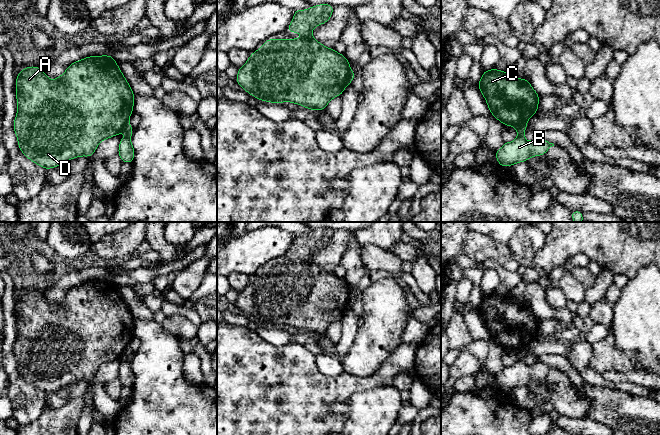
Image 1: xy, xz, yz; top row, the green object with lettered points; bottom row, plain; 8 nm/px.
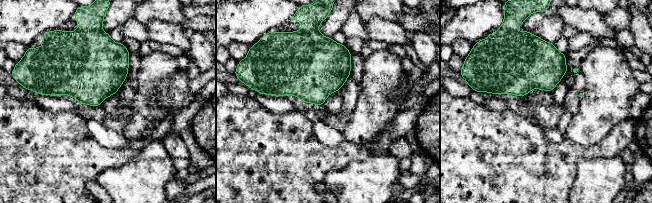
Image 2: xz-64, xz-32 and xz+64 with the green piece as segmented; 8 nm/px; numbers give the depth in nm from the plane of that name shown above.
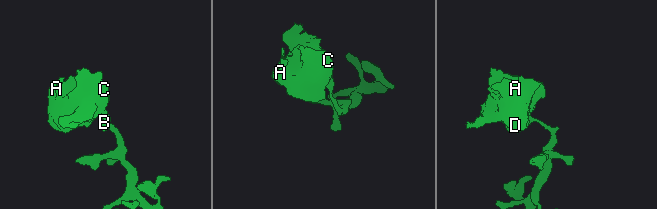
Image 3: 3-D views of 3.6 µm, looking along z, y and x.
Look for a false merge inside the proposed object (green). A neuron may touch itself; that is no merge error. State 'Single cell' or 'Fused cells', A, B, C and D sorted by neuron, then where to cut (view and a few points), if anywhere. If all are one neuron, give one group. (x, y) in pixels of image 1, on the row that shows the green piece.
Fused cells. Groups: A C D / B. Split along xz (350, 70), (348, 83)

